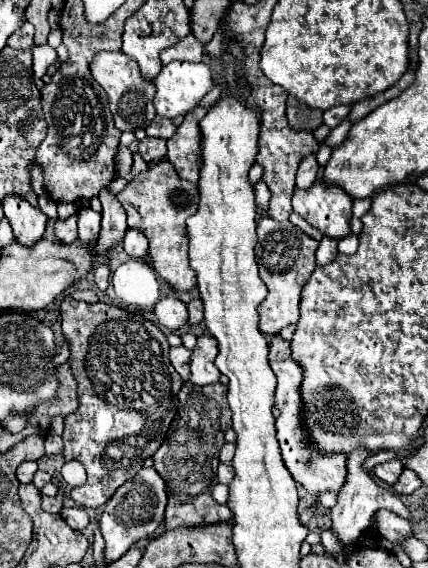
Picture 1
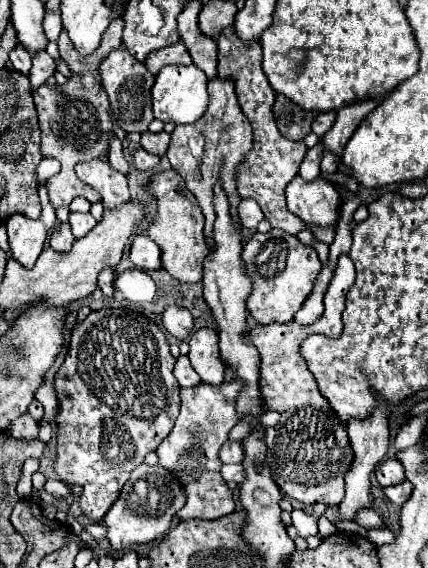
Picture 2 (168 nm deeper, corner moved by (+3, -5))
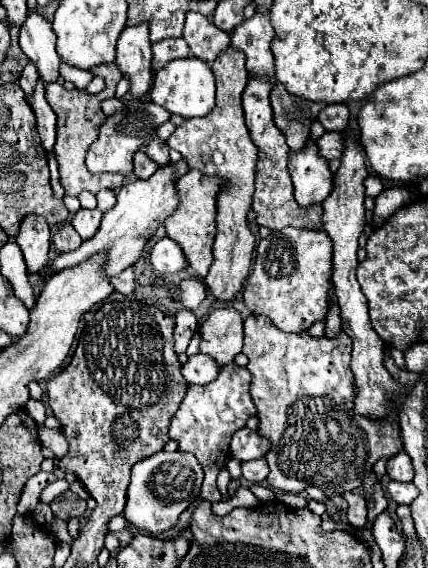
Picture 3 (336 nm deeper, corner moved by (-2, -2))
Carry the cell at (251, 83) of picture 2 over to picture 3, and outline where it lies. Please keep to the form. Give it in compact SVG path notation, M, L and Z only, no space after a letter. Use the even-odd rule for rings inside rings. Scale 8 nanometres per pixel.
M250 76L248 84L244 88L244 94L242 94L246 126L250 130L254 144L258 146L256 190L254 190L254 204L252 204L252 210L258 214L256 222L260 226L268 226L272 230L282 230L286 226L322 230L322 206L314 204L312 208L300 208L292 196L292 180L290 180L290 172L288 172L288 160L290 160L292 150L288 148L284 134L280 132L280 128L276 128L276 124L272 120L272 106L270 106L272 88L274 88L274 84L266 76L264 78Z

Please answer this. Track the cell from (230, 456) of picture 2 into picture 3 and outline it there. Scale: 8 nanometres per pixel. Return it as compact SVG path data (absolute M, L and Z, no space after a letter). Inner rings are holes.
M248 428L238 430L230 442L232 458L242 460L242 462L262 458L266 450L268 450L268 440L264 440L262 436L258 436L258 432L252 432Z

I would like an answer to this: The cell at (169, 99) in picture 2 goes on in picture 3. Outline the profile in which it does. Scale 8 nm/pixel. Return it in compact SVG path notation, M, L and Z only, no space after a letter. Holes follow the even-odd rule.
M184 58L184 60L172 60L154 76L154 86L150 92L150 98L154 104L166 108L170 114L184 116L184 118L196 118L206 116L214 108L214 74L208 64L202 60Z

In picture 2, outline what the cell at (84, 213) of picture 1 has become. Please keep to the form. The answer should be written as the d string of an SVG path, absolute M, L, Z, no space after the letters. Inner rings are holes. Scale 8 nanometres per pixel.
M71 213L69 215L69 225L71 225L71 231L75 235L75 239L87 235L93 227L95 227L95 217L91 213Z

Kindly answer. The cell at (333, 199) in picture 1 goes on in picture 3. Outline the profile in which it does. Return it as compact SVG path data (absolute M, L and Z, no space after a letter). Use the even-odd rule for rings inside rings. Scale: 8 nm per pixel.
M310 140L304 150L294 152L288 168L294 184L294 198L300 206L308 208L312 204L322 204L330 196L334 188L332 172L328 162L318 156L316 142Z

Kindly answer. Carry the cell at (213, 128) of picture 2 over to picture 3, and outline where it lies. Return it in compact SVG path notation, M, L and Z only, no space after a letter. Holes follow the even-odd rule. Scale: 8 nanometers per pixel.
M230 46L210 64L210 68L216 76L216 108L204 118L184 120L184 124L180 124L168 138L168 146L182 154L190 170L200 170L204 176L216 176L222 180L222 190L216 200L218 234L214 240L214 262L204 284L218 300L230 300L242 288L252 264L252 240L256 238L248 224L248 212L252 210L258 150L248 136L242 112L242 90L248 82L244 54Z

